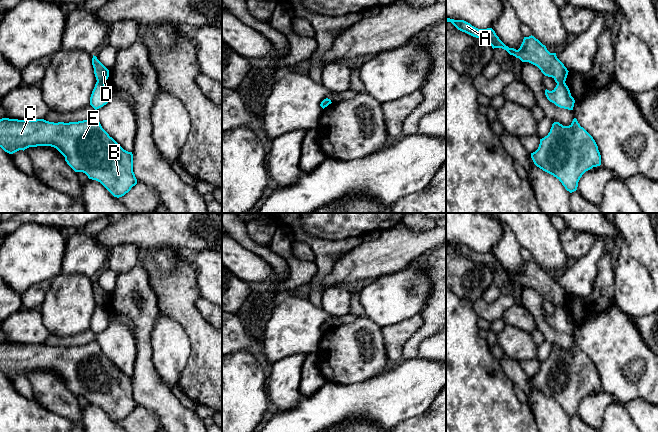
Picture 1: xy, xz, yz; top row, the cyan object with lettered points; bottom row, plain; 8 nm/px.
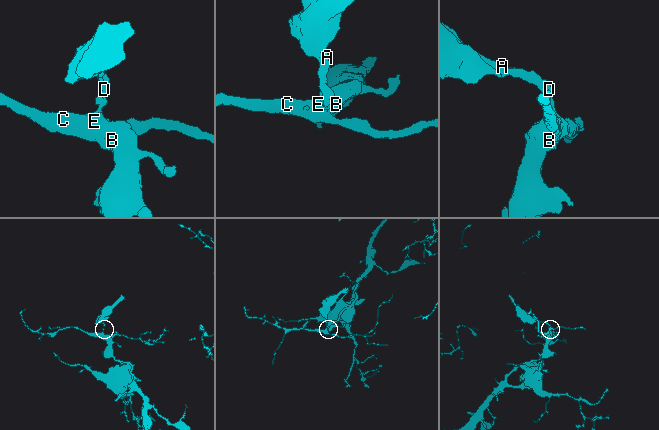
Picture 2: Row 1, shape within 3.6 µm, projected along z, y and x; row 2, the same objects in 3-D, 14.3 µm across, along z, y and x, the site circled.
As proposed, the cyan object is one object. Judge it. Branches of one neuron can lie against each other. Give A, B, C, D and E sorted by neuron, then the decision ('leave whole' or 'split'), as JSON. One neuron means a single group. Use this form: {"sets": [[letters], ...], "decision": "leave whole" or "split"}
{"sets": [["A", "D"], ["B", "C", "E"]], "decision": "split"}

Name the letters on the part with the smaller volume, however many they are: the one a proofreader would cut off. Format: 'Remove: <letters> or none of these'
Remove: A, D

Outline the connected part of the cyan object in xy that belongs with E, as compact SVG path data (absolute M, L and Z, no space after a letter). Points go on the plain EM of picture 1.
M96 341L69 347L54 347L44 343L0 343L0 371L5 376L13 378L37 370L56 372L75 396L83 396L89 403L100 406L114 421L124 420L137 408L132 376L124 374L110 361Z

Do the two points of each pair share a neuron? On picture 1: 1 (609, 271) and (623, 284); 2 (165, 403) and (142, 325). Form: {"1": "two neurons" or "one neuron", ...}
{"1": "two neurons", "2": "one neuron"}

